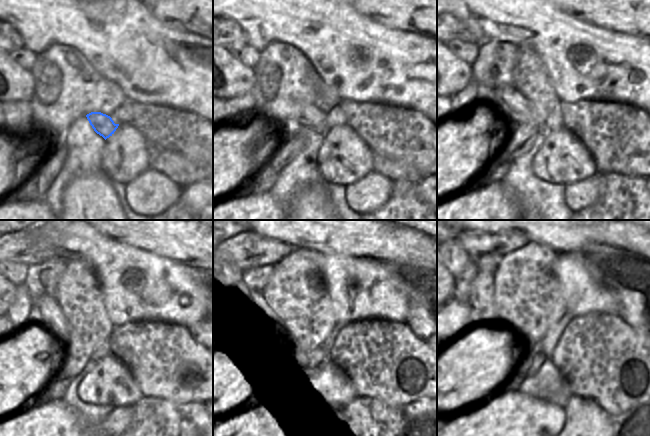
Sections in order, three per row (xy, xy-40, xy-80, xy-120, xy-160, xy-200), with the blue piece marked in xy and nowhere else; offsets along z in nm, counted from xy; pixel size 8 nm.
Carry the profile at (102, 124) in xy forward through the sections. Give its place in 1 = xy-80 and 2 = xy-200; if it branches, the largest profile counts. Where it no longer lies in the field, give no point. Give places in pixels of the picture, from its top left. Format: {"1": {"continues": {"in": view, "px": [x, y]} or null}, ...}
{"1": {"continues": {"in": "xy-80", "px": [508, 98]}}, "2": {"continues": {"in": "xy-200", "px": [482, 288]}}}

